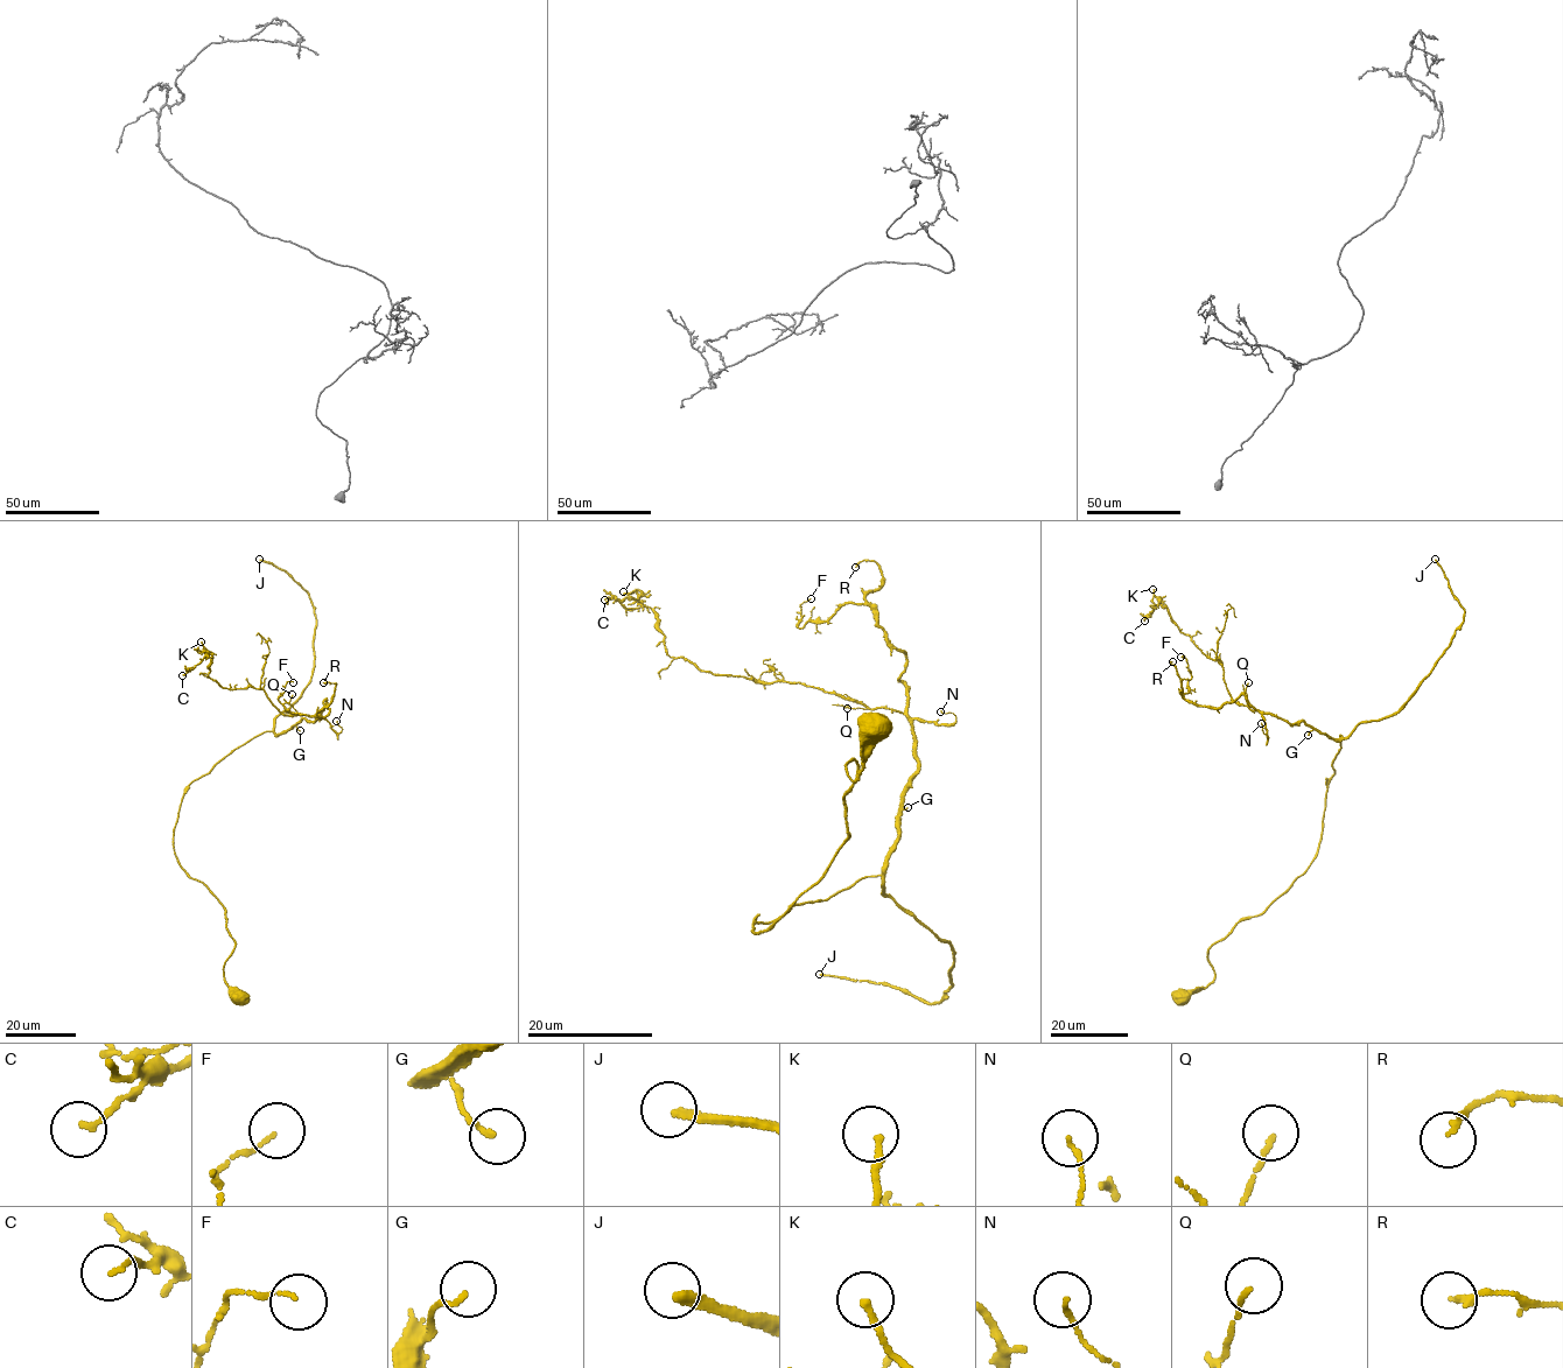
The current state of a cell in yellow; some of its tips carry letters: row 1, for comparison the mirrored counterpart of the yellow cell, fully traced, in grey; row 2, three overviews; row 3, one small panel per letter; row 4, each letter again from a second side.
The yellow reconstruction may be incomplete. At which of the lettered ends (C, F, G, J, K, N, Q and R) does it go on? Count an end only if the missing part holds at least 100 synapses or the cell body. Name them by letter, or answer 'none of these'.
J

